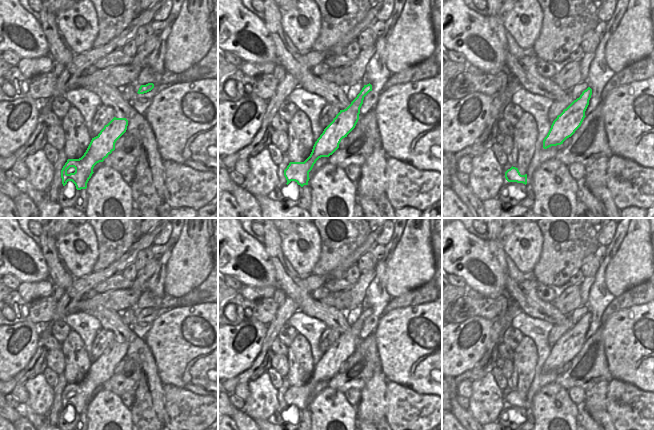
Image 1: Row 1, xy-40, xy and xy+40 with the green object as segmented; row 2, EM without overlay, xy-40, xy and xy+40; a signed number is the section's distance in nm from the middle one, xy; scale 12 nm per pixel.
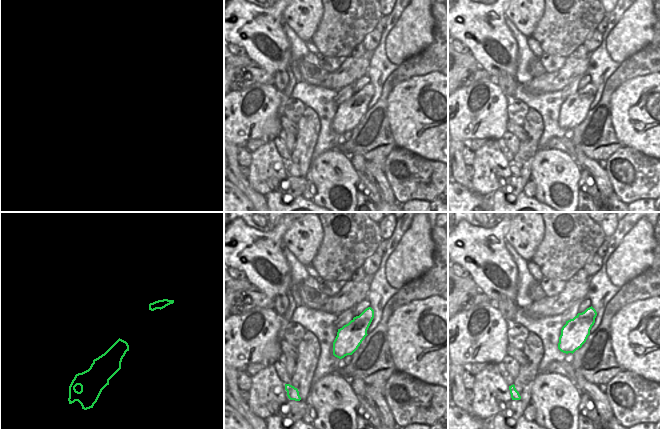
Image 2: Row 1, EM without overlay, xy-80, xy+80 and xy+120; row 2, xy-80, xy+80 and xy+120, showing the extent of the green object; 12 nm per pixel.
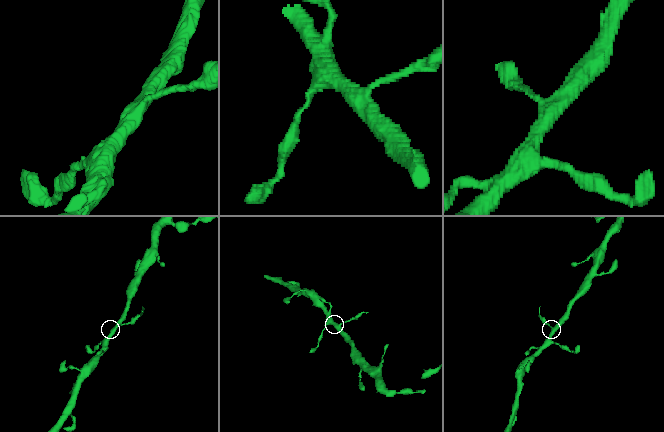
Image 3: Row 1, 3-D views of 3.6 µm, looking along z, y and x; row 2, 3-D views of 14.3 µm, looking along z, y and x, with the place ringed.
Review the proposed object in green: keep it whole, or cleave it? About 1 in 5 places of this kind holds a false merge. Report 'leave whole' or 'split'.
leave whole

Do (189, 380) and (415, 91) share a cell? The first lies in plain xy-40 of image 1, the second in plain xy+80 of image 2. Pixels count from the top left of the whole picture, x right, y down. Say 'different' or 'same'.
same

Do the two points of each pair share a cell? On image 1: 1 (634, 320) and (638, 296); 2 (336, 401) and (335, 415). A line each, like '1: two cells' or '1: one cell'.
1: two cells
2: one cell

